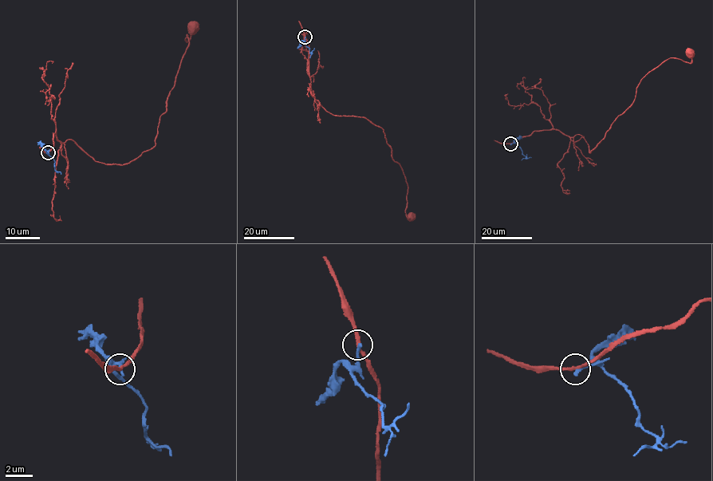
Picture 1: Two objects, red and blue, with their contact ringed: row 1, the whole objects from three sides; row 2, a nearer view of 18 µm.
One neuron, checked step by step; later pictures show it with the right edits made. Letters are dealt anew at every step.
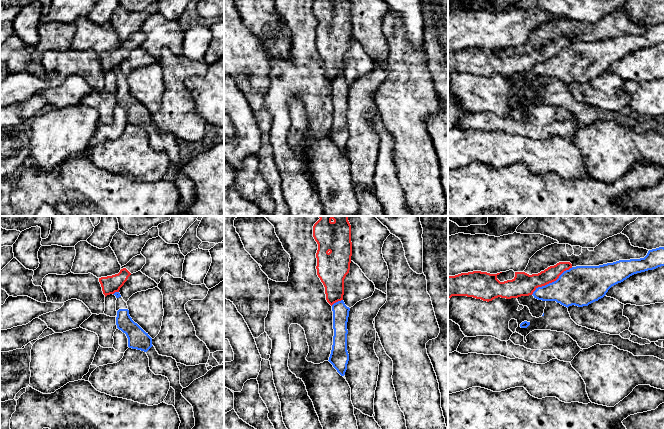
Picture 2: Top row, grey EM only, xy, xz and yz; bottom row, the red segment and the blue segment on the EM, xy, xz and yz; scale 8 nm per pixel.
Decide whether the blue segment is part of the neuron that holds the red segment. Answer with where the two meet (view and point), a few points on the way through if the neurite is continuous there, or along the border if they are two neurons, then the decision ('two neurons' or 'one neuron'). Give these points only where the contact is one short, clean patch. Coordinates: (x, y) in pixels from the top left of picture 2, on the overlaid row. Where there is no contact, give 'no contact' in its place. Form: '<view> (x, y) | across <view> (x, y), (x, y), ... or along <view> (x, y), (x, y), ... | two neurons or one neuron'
yz (551, 282) | along yz (572, 267), (565, 270), (555, 280), (539, 286), (531, 294) | two neurons

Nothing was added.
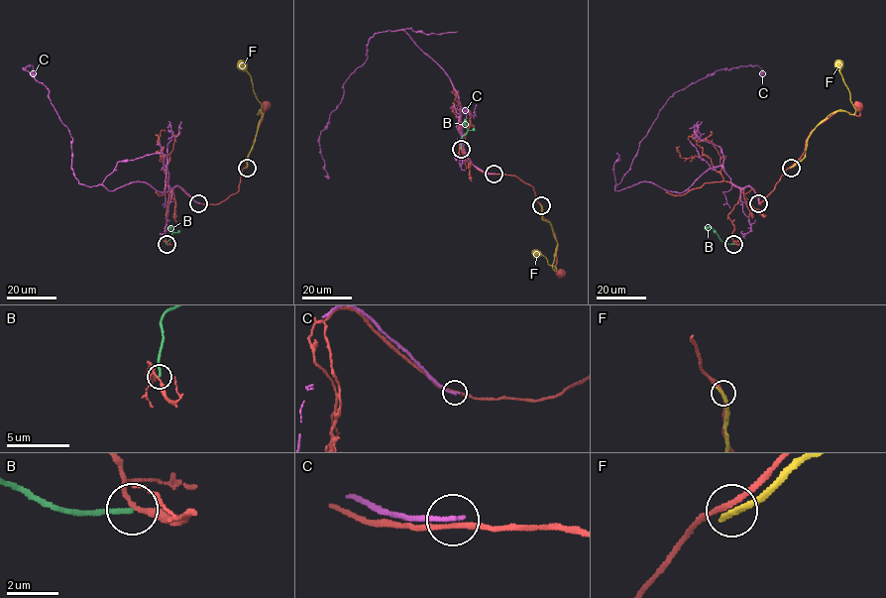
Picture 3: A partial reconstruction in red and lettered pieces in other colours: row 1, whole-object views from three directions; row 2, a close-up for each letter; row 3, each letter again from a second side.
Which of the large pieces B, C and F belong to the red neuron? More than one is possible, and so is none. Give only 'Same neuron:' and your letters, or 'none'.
Same neuron: none

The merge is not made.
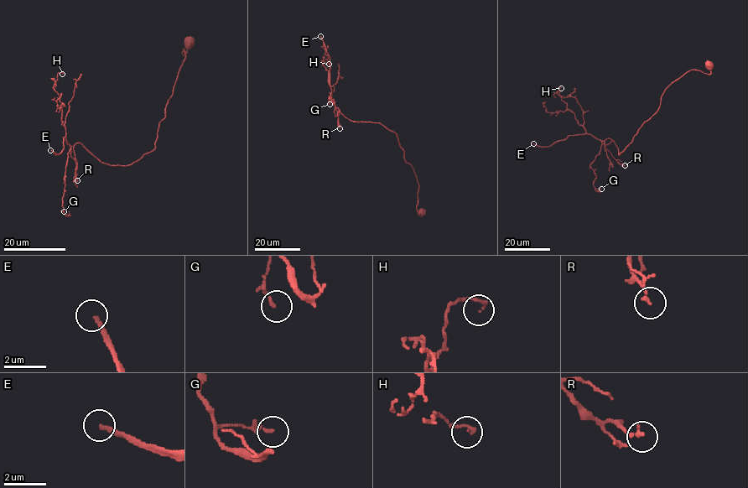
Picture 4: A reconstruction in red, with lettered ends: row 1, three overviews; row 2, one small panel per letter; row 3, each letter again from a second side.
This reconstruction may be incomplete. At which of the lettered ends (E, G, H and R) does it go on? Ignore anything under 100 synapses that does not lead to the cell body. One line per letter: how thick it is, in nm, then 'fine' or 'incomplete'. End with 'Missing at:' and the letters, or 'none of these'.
E: calibre 200 nm; incomplete
G: calibre 130 nm; fine
H: calibre 120 nm; fine
R: calibre 180 nm; fine
Missing at: E

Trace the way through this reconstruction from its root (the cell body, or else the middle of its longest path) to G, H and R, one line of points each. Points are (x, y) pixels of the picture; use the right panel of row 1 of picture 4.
G: (709, 64), (709, 74), (690, 70), (665, 90), (619, 155), (602, 142), (590, 165), (601, 189)
H: (709, 64), (709, 74), (690, 70), (665, 90), (619, 155), (579, 123), (561, 88)
R: (709, 64), (709, 74), (690, 70), (665, 90), (659, 109), (619, 155), (610, 139), (602, 142), (625, 165)

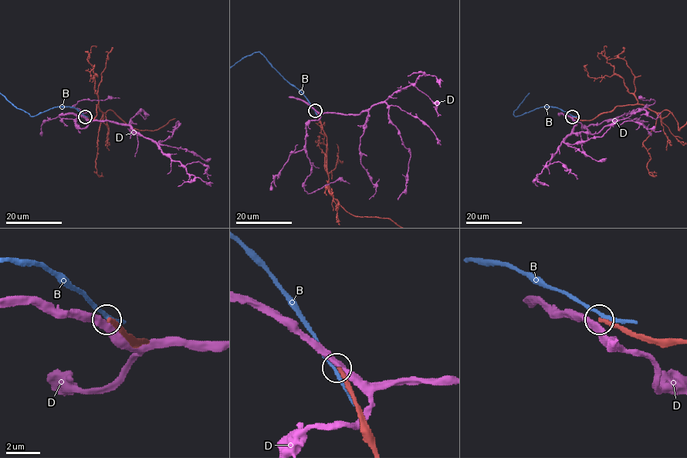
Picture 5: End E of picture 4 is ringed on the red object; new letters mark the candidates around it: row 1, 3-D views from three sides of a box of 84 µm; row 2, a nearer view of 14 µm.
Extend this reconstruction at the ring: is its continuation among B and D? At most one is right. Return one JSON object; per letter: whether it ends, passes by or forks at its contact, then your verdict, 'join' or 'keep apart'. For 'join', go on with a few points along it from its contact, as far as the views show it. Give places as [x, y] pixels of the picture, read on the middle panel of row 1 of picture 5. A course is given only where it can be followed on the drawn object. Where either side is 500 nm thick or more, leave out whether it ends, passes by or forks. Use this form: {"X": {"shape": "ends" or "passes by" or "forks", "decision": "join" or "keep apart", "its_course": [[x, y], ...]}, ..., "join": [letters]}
{"B": {"shape": "passes by", "decision": "keep apart"}, "D": {"shape": "passes by", "decision": "keep apart"}, "join": []}

